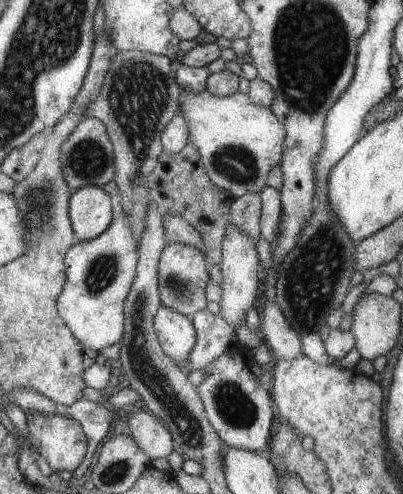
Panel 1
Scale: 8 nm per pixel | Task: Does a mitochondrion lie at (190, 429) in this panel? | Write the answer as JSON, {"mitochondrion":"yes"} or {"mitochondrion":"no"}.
{"mitochondrion":"yes"}

